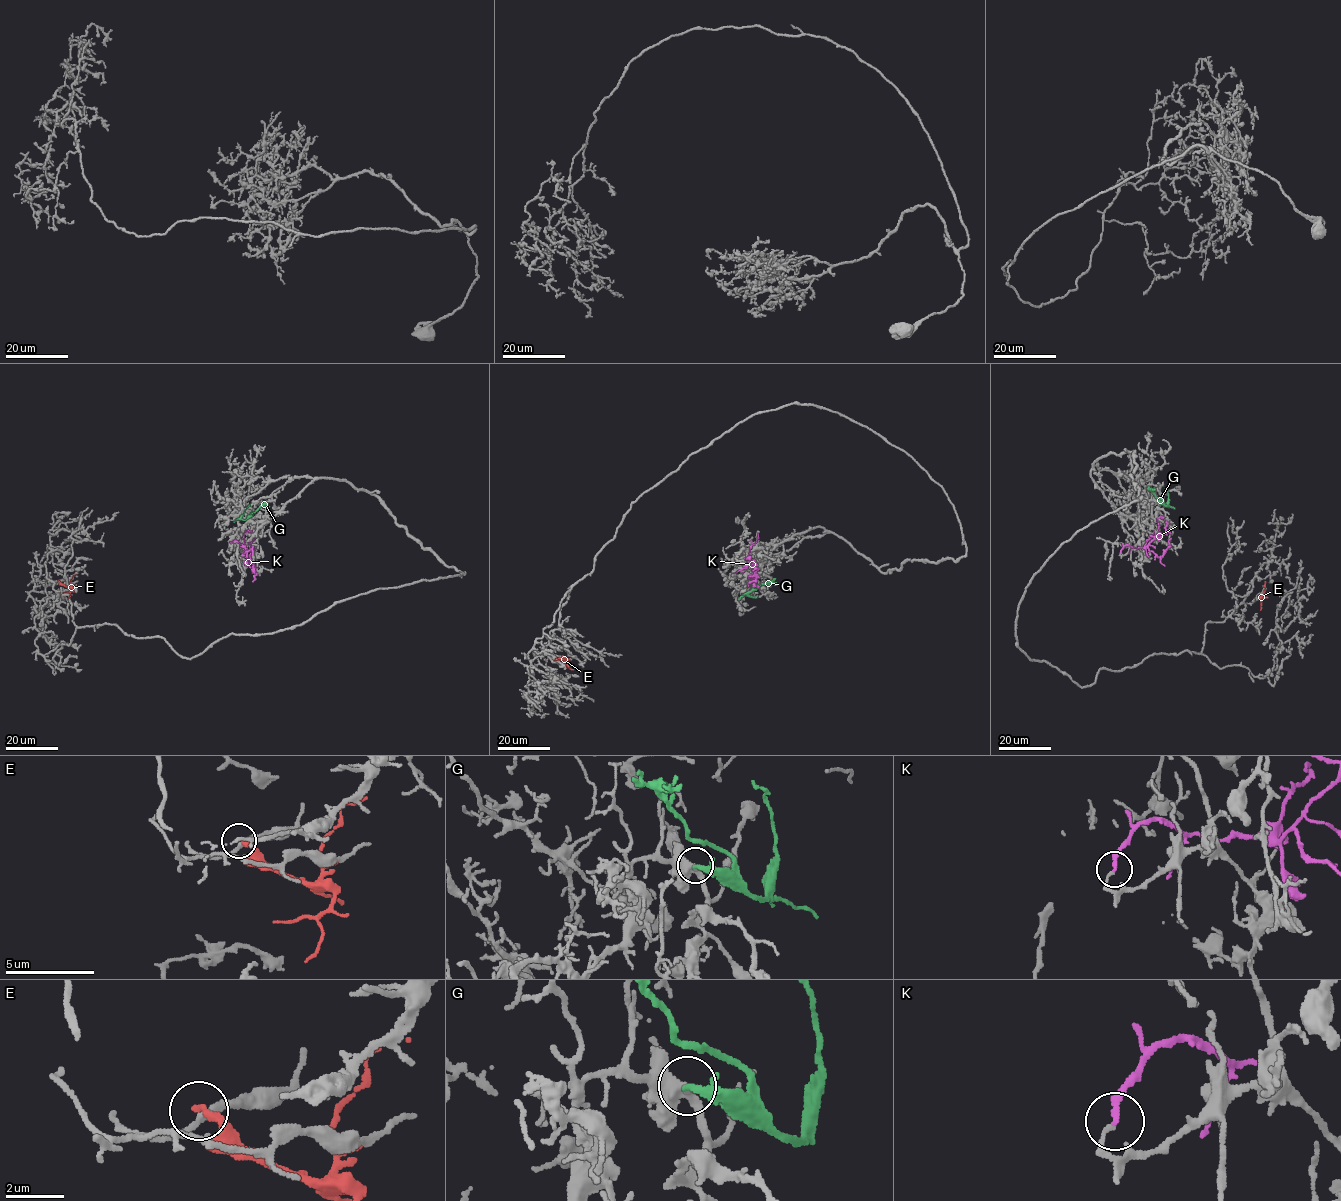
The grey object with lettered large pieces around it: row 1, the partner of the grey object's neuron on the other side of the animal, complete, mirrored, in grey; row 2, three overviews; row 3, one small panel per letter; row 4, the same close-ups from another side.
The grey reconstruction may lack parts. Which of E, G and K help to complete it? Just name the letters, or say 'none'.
G

